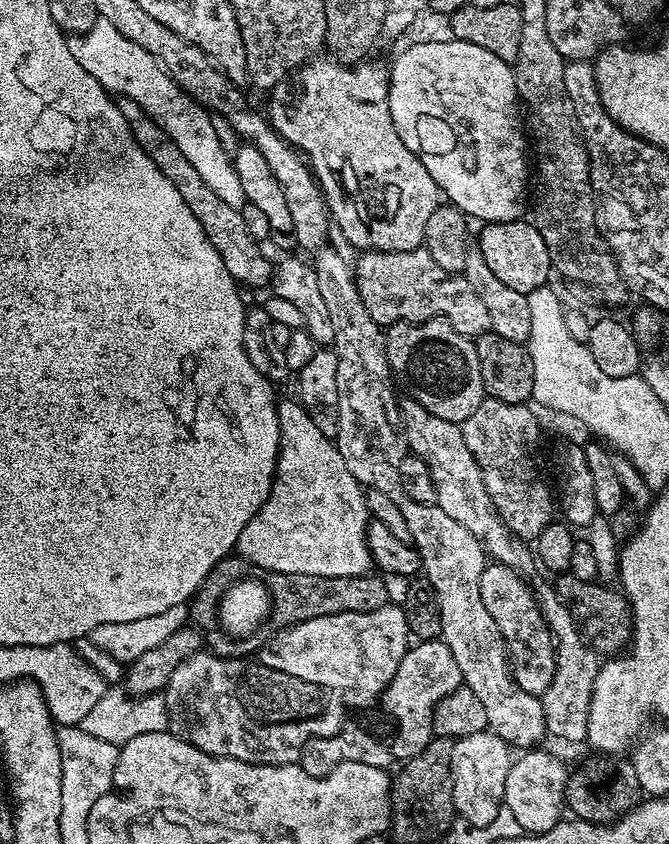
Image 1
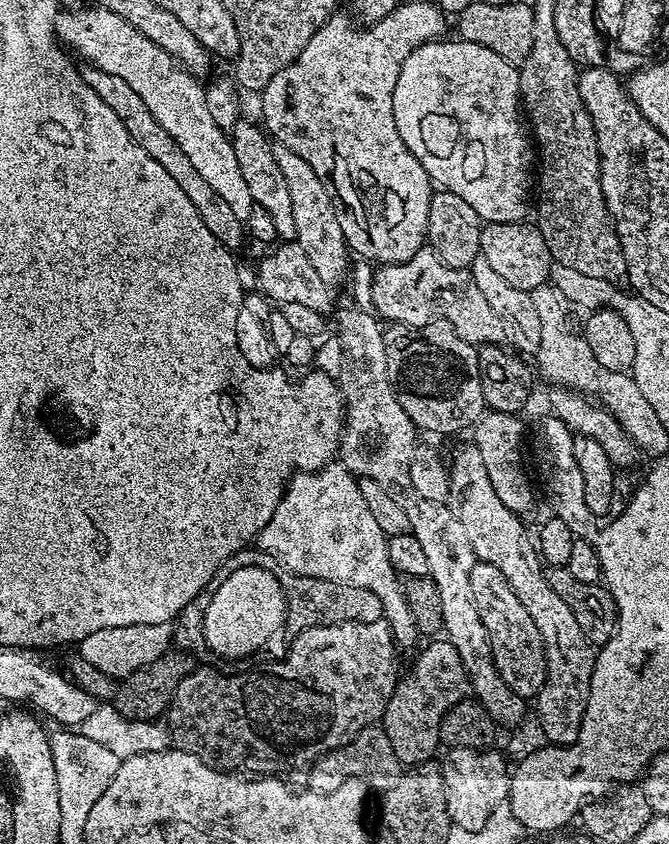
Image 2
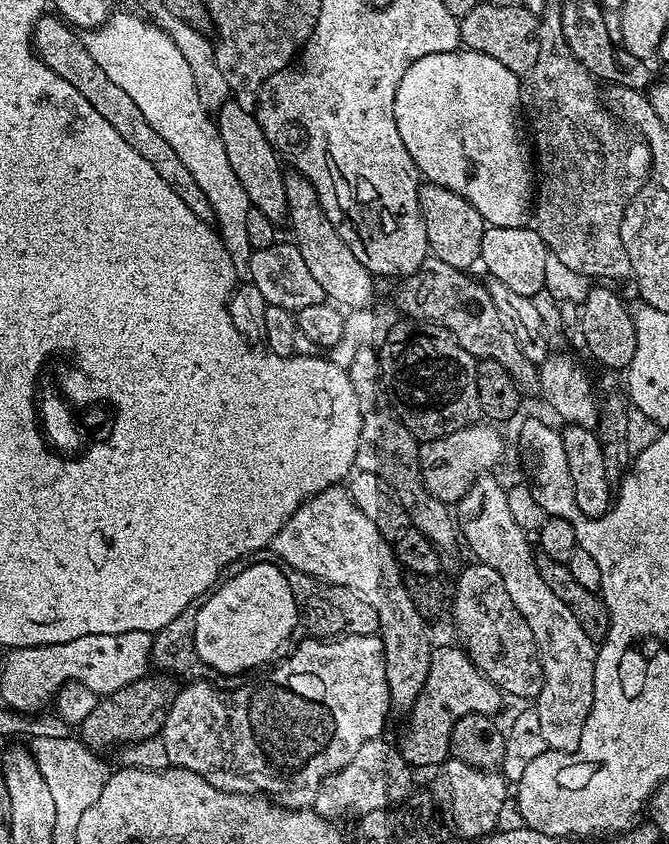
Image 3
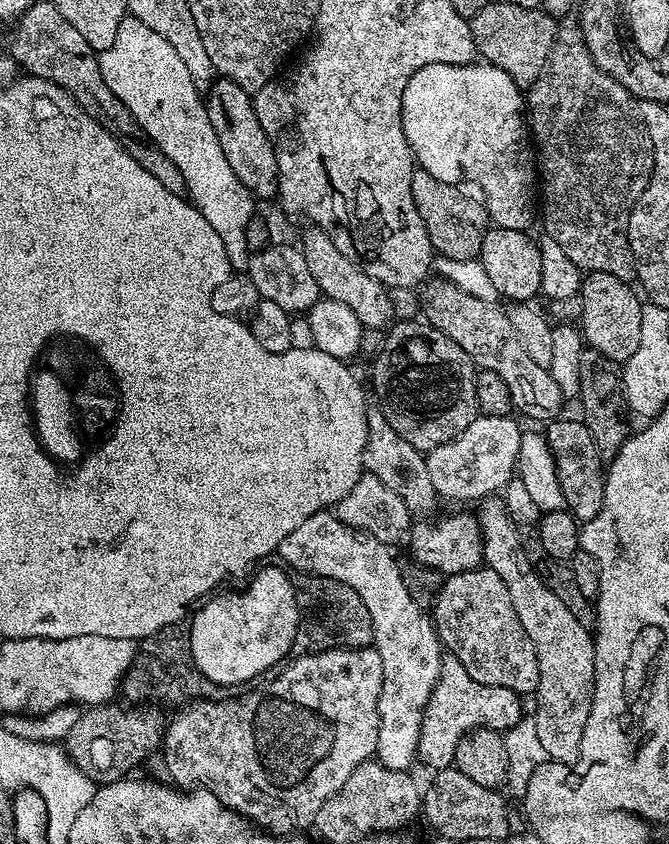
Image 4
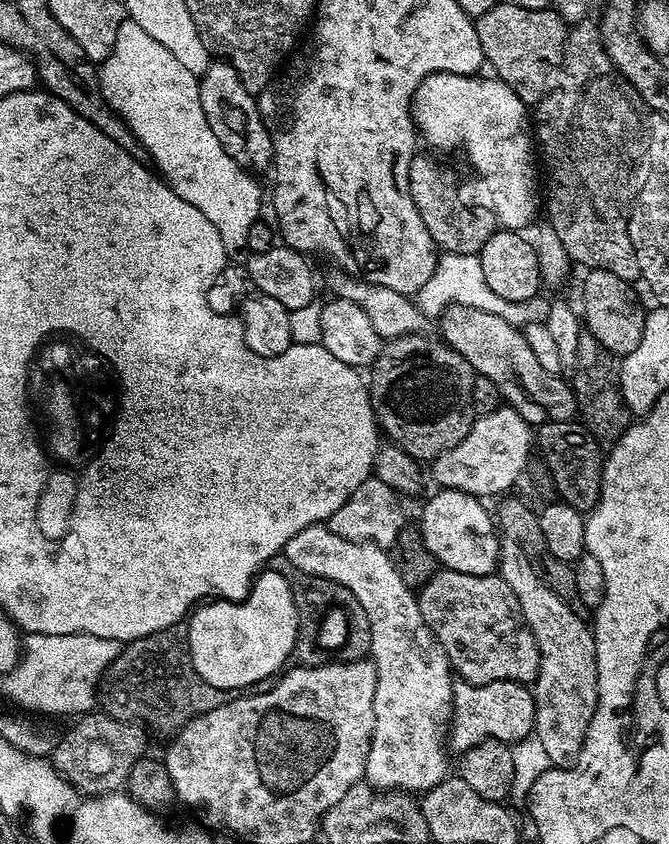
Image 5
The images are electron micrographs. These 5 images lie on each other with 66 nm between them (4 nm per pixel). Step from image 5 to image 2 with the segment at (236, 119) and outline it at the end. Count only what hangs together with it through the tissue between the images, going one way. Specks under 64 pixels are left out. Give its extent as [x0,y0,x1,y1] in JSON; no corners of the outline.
[230,118,296,242]

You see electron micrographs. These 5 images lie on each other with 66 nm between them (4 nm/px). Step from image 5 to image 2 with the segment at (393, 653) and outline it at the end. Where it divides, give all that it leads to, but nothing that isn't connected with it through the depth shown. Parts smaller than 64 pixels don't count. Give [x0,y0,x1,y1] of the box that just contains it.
[258,462,418,649]

